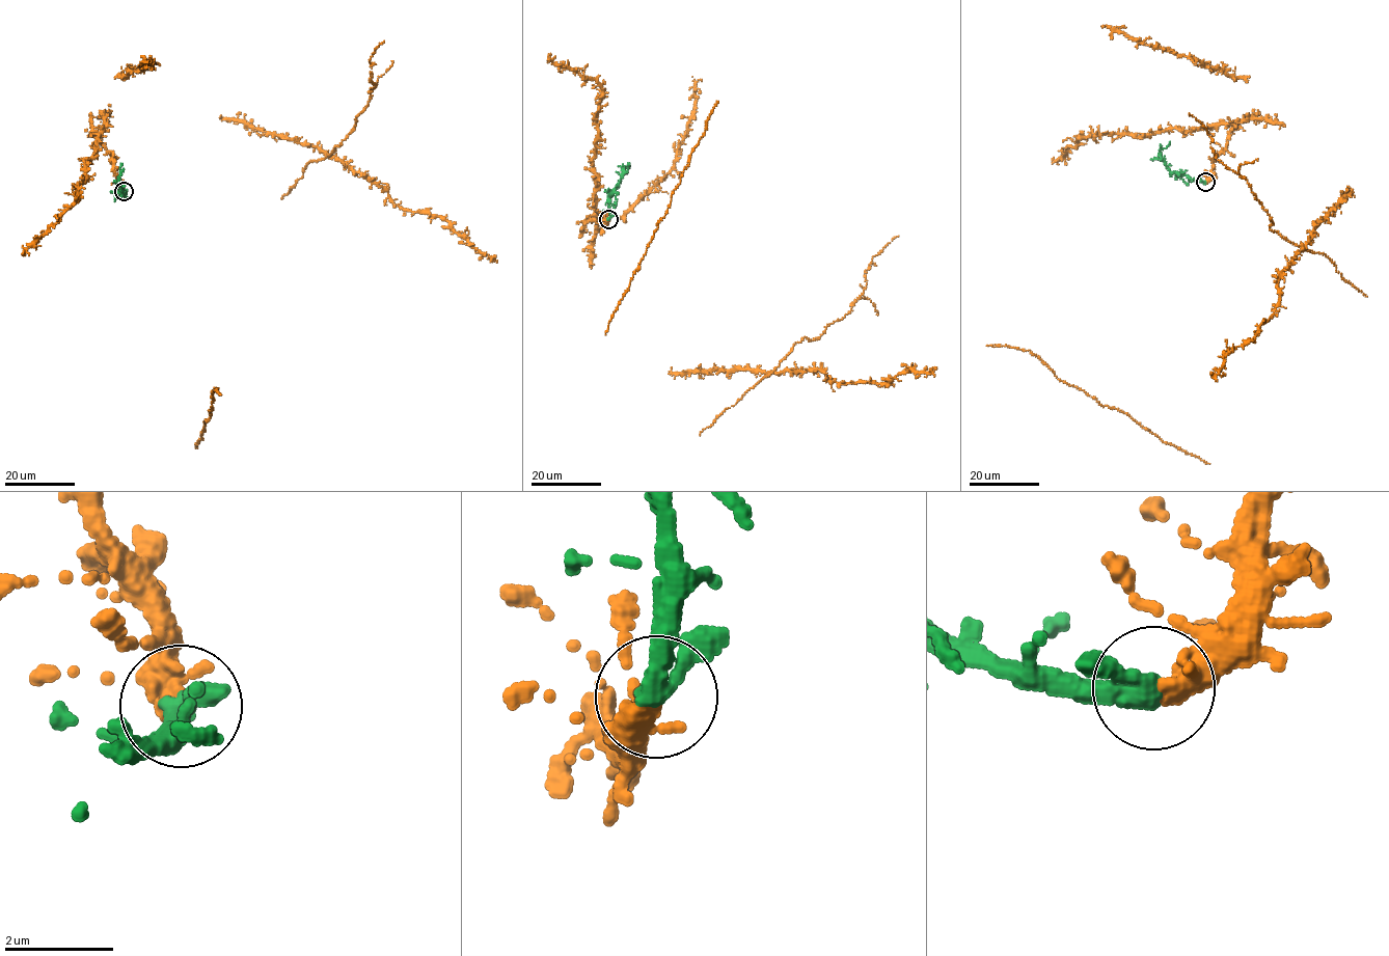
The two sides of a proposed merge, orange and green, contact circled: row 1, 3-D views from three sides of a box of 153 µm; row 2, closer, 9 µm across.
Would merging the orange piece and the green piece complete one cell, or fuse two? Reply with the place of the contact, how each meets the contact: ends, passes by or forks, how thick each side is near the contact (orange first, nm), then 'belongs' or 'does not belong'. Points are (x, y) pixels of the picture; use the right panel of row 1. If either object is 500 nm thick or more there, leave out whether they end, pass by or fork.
place (1205, 182); orange passes by; green passes by; calibres 320 and 360 nm; belongs

